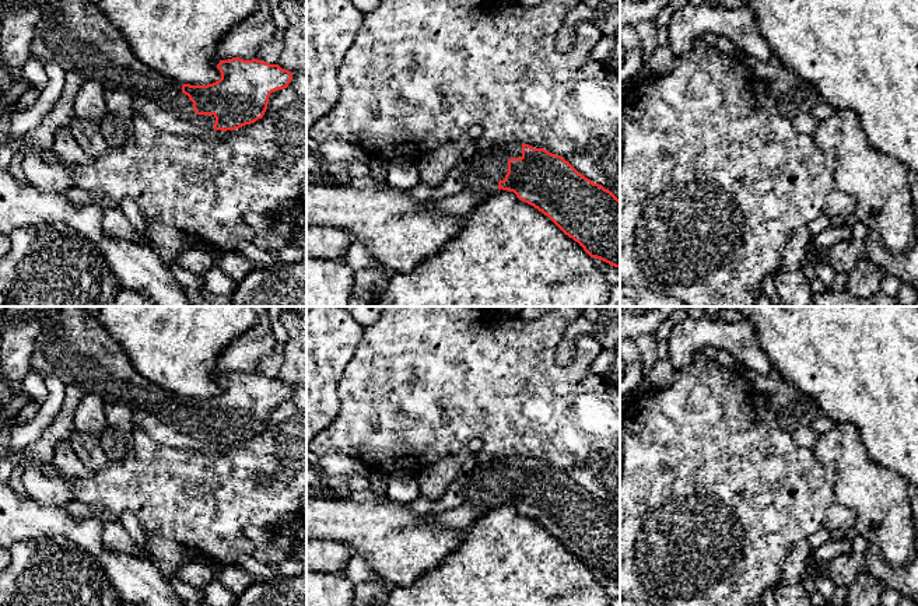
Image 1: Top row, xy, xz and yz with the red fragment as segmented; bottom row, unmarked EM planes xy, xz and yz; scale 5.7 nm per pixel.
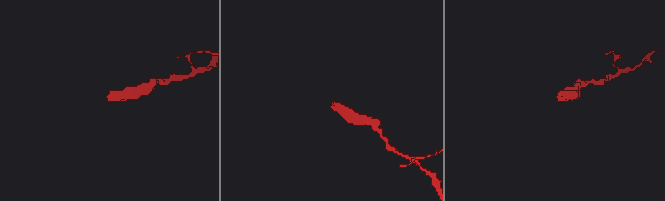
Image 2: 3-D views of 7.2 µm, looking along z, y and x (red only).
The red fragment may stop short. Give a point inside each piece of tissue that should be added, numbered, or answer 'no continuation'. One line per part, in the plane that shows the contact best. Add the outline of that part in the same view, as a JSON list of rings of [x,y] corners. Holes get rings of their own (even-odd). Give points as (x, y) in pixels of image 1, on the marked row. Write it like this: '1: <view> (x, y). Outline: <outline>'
1: xz (489, 165). Outline: [[[494,144],[477,148],[469,165],[466,190],[494,195],[504,192],[498,182],[505,179],[508,160],[522,157],[522,144]]]

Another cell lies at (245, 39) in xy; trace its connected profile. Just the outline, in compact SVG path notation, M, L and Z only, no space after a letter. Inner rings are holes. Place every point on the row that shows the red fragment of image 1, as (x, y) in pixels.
M256 0L256 3L256 11L232 27L218 43L217 57L220 60L256 59L259 50L273 42L277 28L271 18L269 0Z

